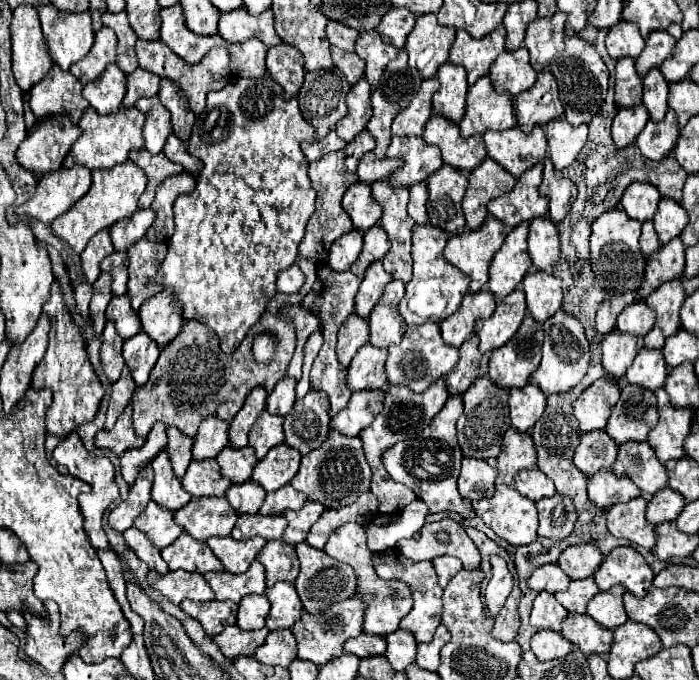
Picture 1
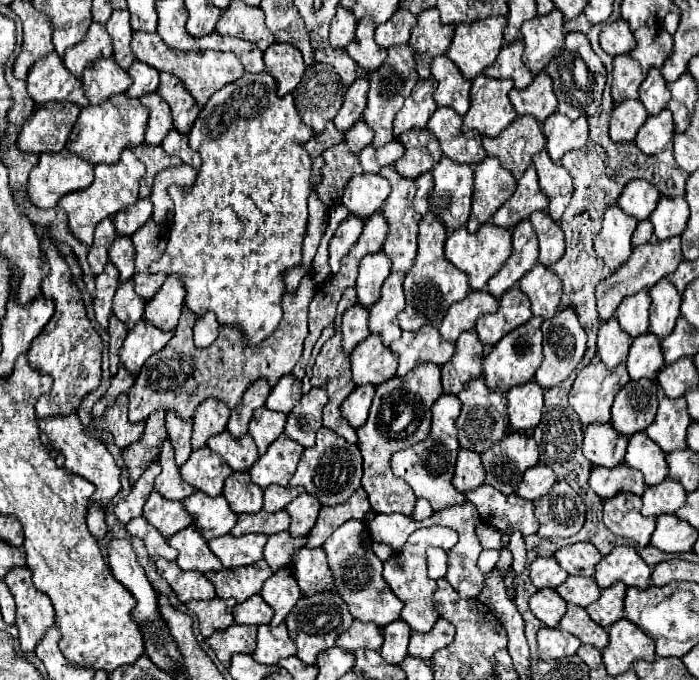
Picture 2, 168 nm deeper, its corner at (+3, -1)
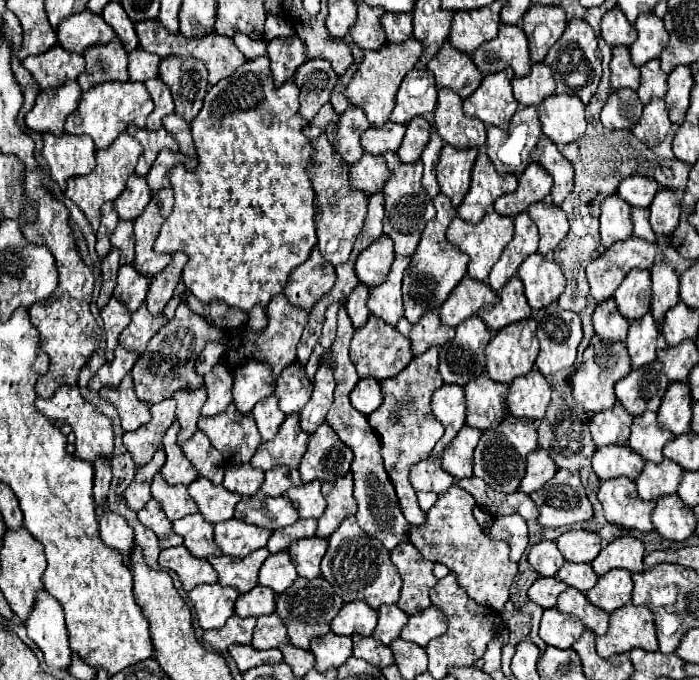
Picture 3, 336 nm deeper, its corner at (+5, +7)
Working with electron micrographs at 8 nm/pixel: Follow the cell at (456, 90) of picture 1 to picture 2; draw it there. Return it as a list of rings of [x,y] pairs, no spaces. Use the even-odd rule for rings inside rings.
[[[438,55],[432,61],[430,69],[432,77],[438,81],[438,87],[434,91],[434,101],[438,105],[452,107],[460,117],[464,117],[470,105],[472,81],[464,79],[460,69],[446,55]]]

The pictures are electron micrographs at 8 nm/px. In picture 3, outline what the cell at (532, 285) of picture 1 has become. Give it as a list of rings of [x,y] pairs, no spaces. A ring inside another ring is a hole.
[[[540,253],[530,255],[520,265],[518,277],[524,283],[524,295],[534,311],[554,303],[566,285],[560,265]]]

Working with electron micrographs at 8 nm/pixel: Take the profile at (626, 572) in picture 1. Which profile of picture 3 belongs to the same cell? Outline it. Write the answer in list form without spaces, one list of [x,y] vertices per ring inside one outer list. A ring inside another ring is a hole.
[[[620,537],[608,543],[592,561],[596,575],[606,575],[610,569],[622,567],[630,573],[644,571],[644,545],[636,537]]]

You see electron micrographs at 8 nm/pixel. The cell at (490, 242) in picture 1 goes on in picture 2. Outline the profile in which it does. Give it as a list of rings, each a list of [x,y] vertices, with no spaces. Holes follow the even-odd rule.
[[[484,223],[476,233],[468,233],[468,229],[462,227],[448,235],[444,251],[446,251],[446,259],[468,275],[470,289],[486,289],[488,279],[494,277],[500,271],[500,267],[506,263],[506,259],[510,257],[512,231],[492,225],[492,223]]]

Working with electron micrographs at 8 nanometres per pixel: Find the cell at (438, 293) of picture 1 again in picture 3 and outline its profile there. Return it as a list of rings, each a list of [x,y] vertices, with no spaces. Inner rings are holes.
[[[444,195],[434,197],[434,207],[436,207],[436,217],[426,223],[418,249],[412,255],[412,261],[406,269],[404,283],[402,283],[404,311],[406,311],[404,317],[410,323],[416,323],[426,311],[438,311],[444,305],[446,297],[452,293],[452,289],[462,281],[468,267],[466,255],[460,253],[456,247],[452,247],[446,239],[446,229],[452,217],[456,215],[456,211],[452,211],[452,205],[448,203],[448,199],[444,199]]]

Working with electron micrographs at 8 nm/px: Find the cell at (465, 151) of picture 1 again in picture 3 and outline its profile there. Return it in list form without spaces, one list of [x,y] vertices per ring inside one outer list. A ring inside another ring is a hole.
[[[448,89],[438,91],[438,105],[434,111],[434,127],[444,143],[456,149],[468,149],[470,139],[466,135],[466,125],[478,127],[478,149],[486,145],[486,125],[478,119],[464,115],[462,99]]]

